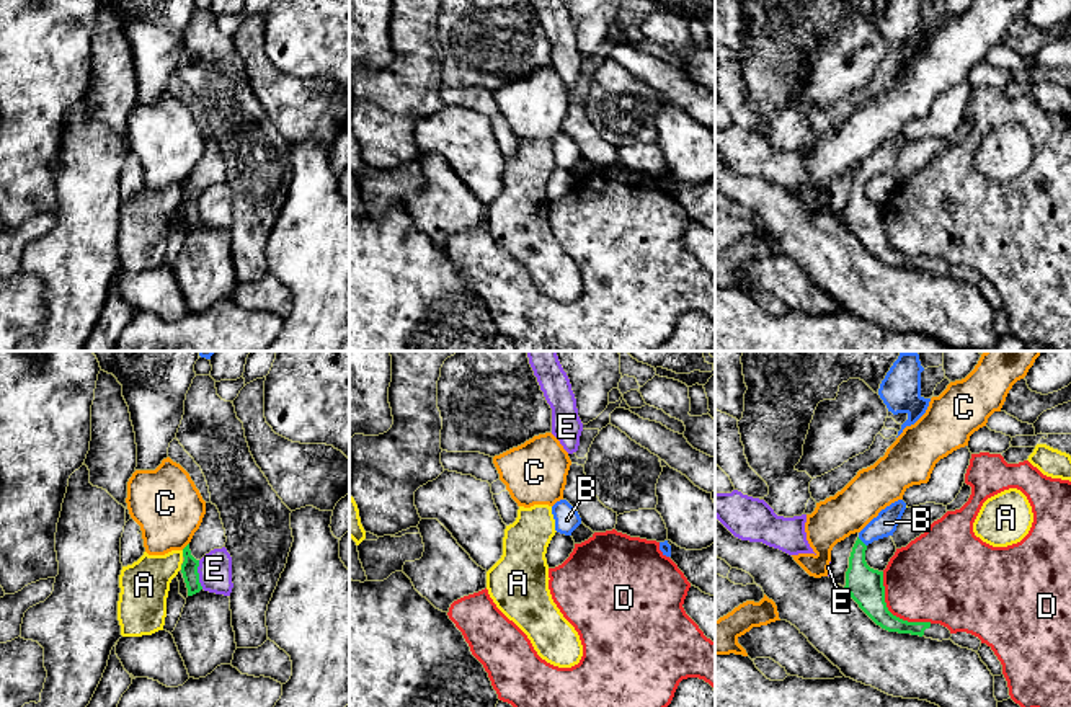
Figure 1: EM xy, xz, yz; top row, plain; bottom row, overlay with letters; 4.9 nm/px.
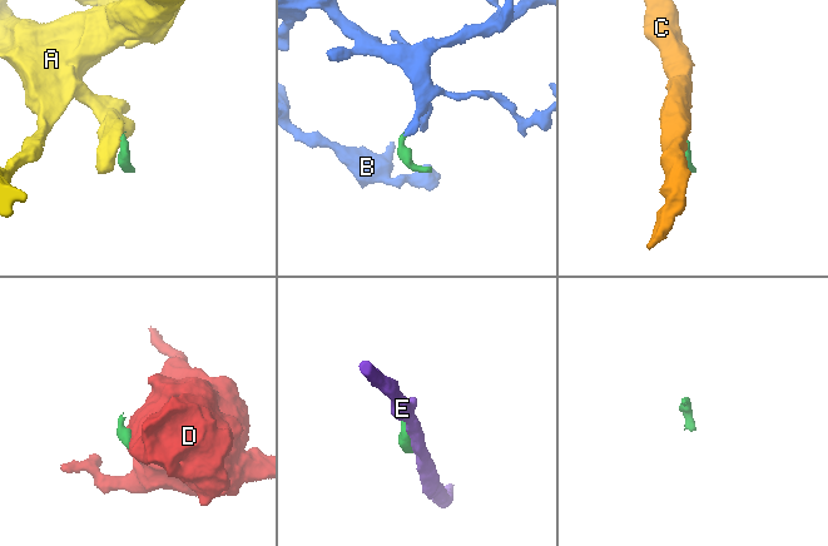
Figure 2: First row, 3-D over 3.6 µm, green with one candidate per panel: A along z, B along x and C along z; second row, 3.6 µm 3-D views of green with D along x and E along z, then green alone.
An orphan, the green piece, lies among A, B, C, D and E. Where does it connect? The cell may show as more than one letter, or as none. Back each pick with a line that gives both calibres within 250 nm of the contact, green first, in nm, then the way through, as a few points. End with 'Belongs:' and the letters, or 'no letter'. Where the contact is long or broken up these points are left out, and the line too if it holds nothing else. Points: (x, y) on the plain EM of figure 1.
B: Thickness 180 nm (green) against 110 nm. Path across: yz (866, 221), (859, 211), (862, 177), (885, 157)
Belongs: B

